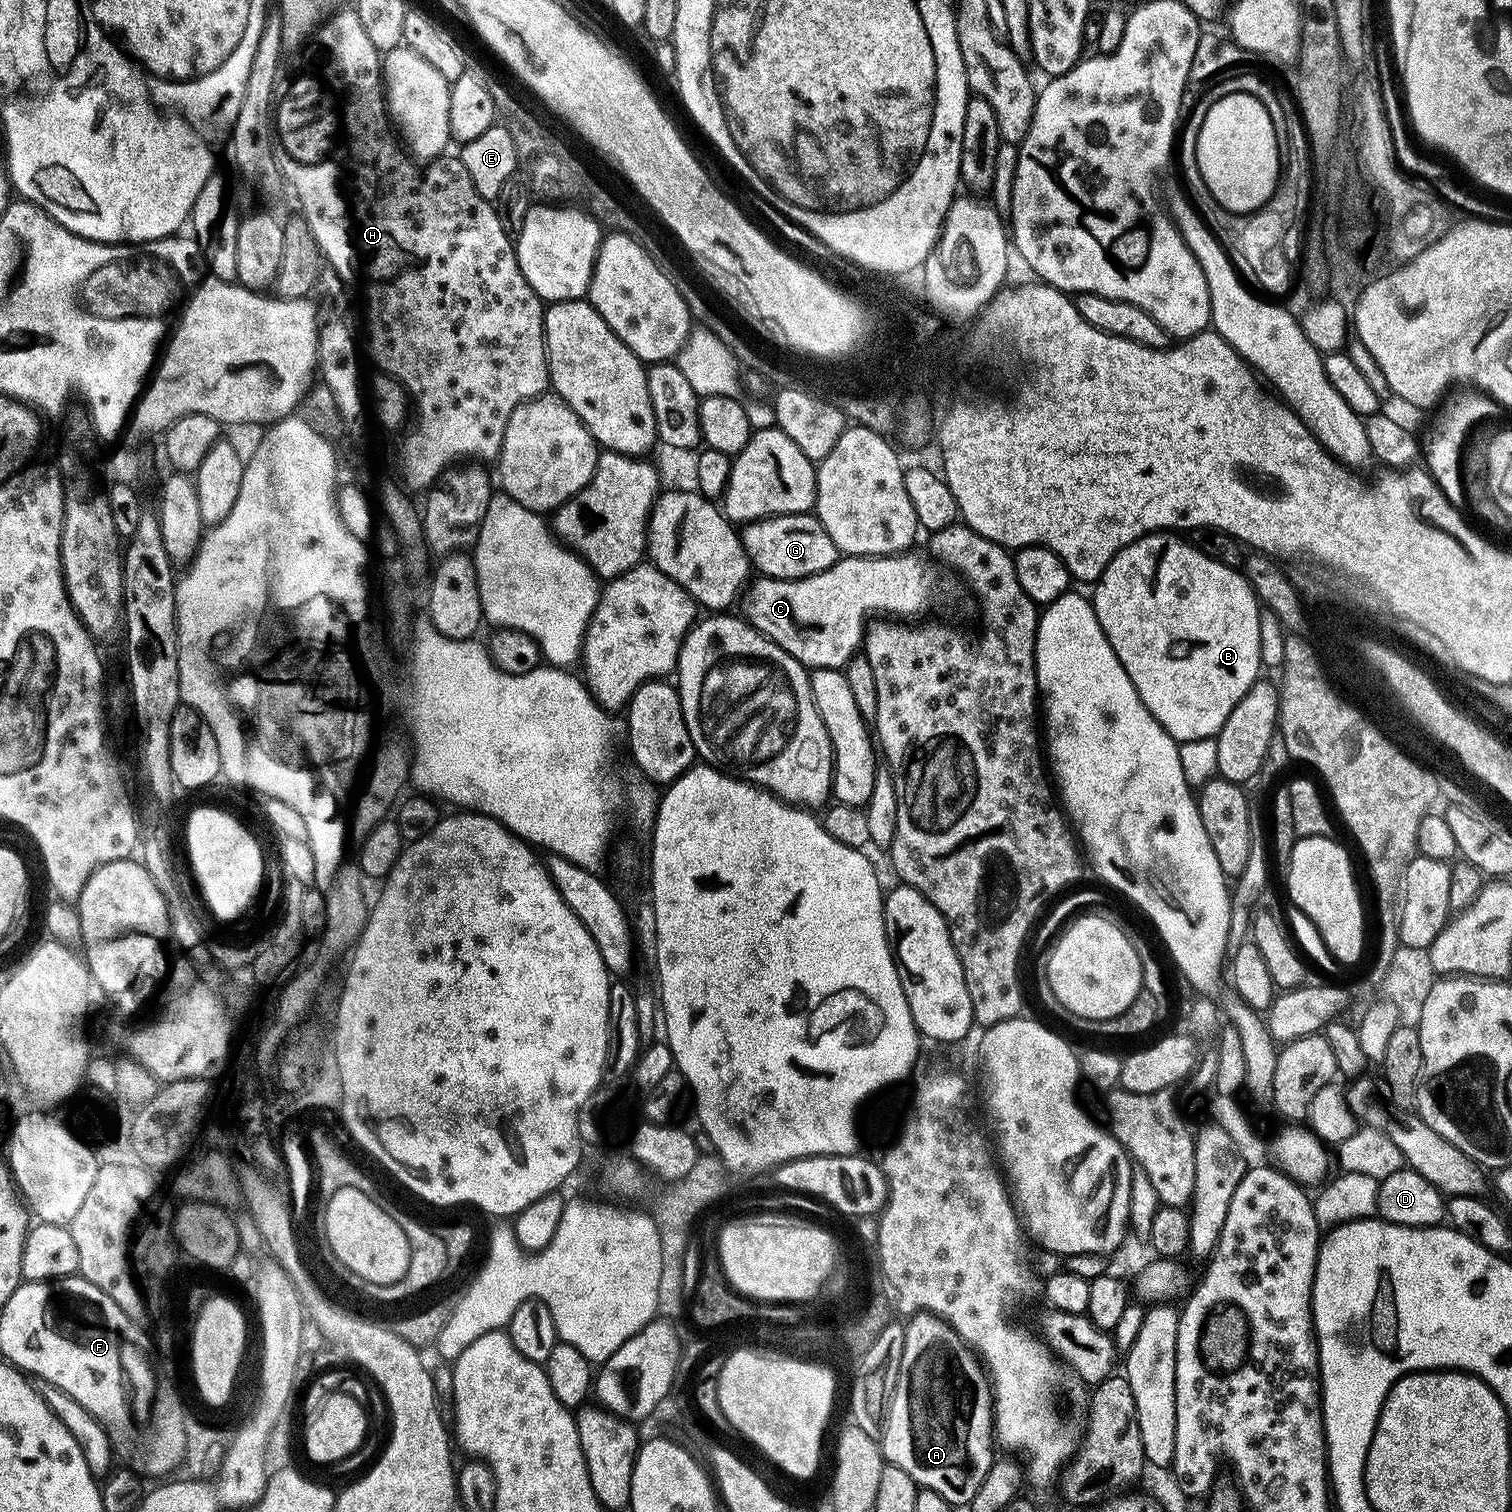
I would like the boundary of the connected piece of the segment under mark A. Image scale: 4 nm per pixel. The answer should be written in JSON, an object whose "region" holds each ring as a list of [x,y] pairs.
{"region":[[[921,1312],[907,1321],[902,1362],[888,1401],[888,1413],[878,1437],[887,1463],[902,1466],[921,1488],[940,1494],[951,1506],[968,1506],[991,1470],[994,1461],[994,1401],[986,1372],[963,1338],[931,1312]]]}

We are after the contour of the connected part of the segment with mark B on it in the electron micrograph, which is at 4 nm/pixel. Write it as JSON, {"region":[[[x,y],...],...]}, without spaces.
{"region":[[[1161,530],[1148,533],[1134,543],[1125,545],[1123,550],[1116,553],[1116,558],[1107,564],[1106,570],[1103,571],[1100,579],[1095,583],[1094,588],[1096,590],[1094,594],[1092,593],[1092,601],[1099,624],[1106,634],[1115,656],[1122,662],[1127,676],[1134,682],[1140,701],[1151,713],[1153,720],[1159,722],[1172,736],[1173,740],[1183,742],[1217,737],[1234,706],[1259,679],[1262,672],[1259,632],[1259,618],[1262,608],[1249,579],[1239,569],[1236,571],[1209,558],[1208,555],[1177,536],[1179,536],[1177,533]]]}

